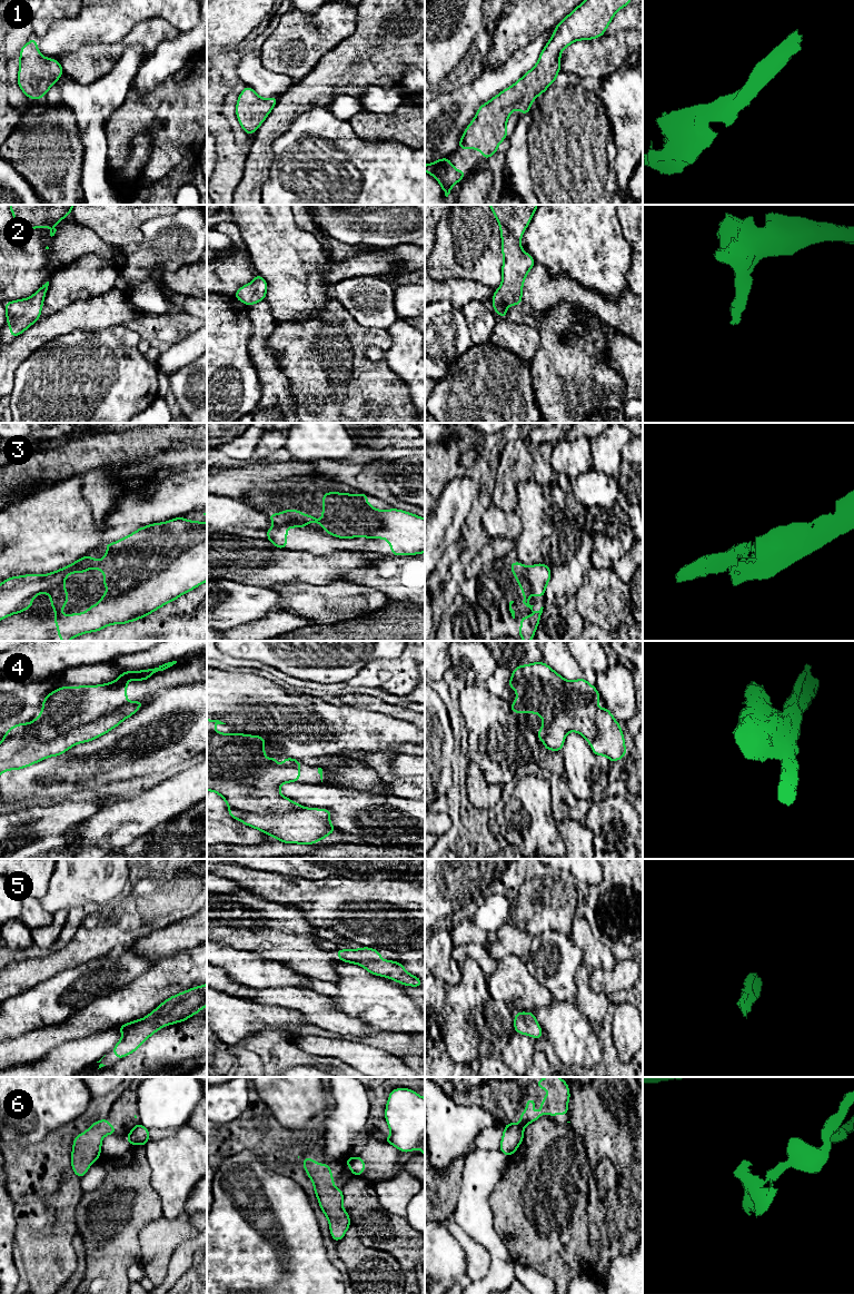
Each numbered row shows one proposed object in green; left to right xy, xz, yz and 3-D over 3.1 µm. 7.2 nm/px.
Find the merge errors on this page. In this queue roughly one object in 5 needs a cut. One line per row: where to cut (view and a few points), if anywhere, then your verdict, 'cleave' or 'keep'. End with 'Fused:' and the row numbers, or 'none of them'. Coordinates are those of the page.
1: no cut; keep
2: no cut; keep
3: no cut; keep
4: cut in xy along (127, 702), (72, 725), (62, 705), (49, 739), (29, 723); cleave
5: no cut; keep
6: cut in yz along (517, 1125), (523, 1128); cleave
Fused: 4, 6

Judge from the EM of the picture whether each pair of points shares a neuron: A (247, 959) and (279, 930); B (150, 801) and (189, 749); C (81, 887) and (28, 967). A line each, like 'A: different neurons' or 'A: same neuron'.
A: different neurons
B: different neurons
C: different neurons

